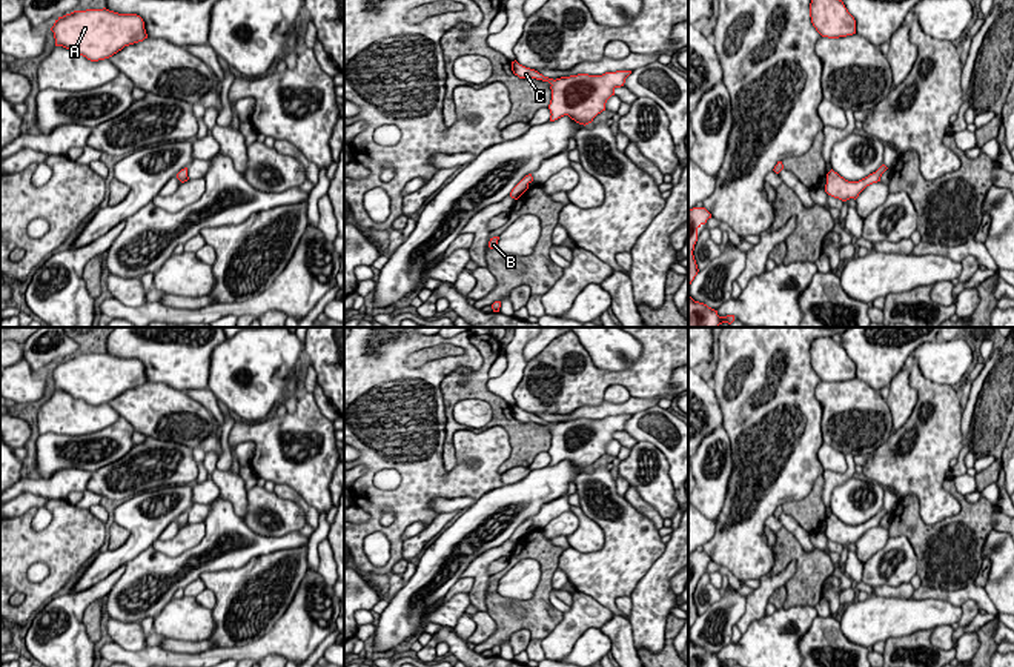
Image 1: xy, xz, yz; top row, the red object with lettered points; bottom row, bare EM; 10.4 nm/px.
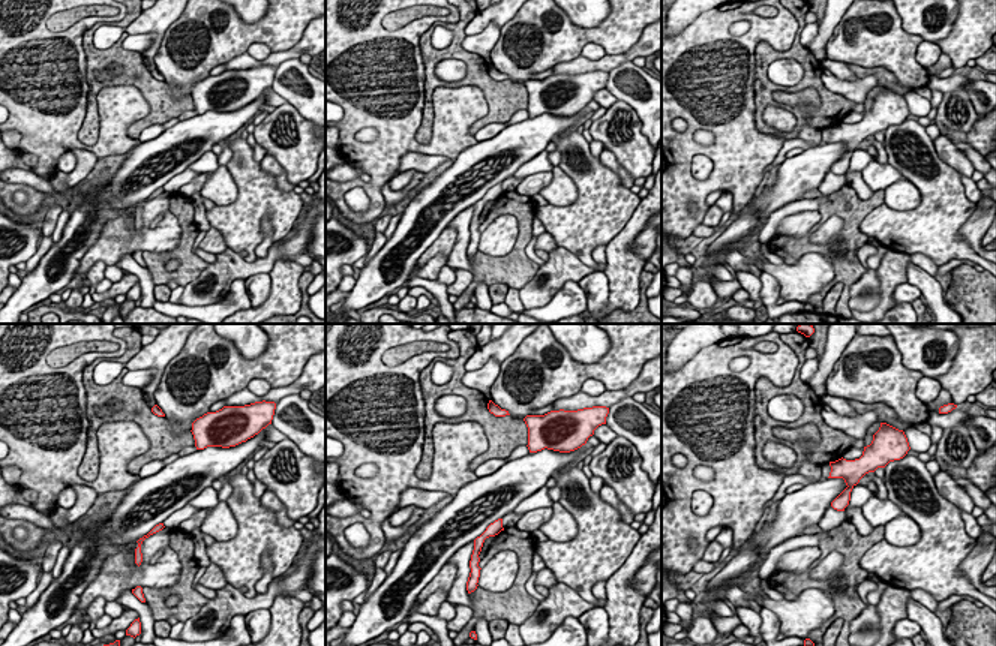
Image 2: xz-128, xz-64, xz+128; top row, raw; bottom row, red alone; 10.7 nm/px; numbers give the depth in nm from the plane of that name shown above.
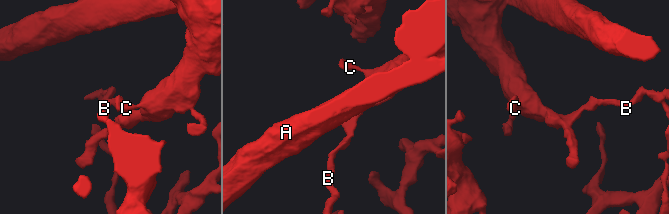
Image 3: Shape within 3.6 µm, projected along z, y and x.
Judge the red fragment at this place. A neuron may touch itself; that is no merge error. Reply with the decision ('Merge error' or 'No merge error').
Merge error

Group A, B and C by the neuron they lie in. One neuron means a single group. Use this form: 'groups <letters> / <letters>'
groups A C / B

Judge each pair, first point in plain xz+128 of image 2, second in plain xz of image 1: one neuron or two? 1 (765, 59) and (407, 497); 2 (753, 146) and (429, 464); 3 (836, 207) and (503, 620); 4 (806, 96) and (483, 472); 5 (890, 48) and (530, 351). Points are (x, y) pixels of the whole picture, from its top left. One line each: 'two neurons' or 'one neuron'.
1: two neurons
2: one neuron
3: one neuron
4: one neuron
5: two neurons

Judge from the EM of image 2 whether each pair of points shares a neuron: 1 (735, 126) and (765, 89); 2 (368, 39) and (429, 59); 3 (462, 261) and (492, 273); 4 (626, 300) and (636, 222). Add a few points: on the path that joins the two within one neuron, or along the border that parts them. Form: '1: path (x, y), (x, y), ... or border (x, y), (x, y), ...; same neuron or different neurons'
1: border (752, 87), (755, 126), (770, 135); different neurons
2: border (429, 27), (420, 38), (423, 81); different neurons
3: border (467, 258), (471, 270); different neurons
4: path (623, 281), (623, 242); same neuron

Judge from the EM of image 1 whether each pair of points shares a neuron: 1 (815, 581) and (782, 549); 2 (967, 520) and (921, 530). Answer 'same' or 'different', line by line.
1: same
2: same

